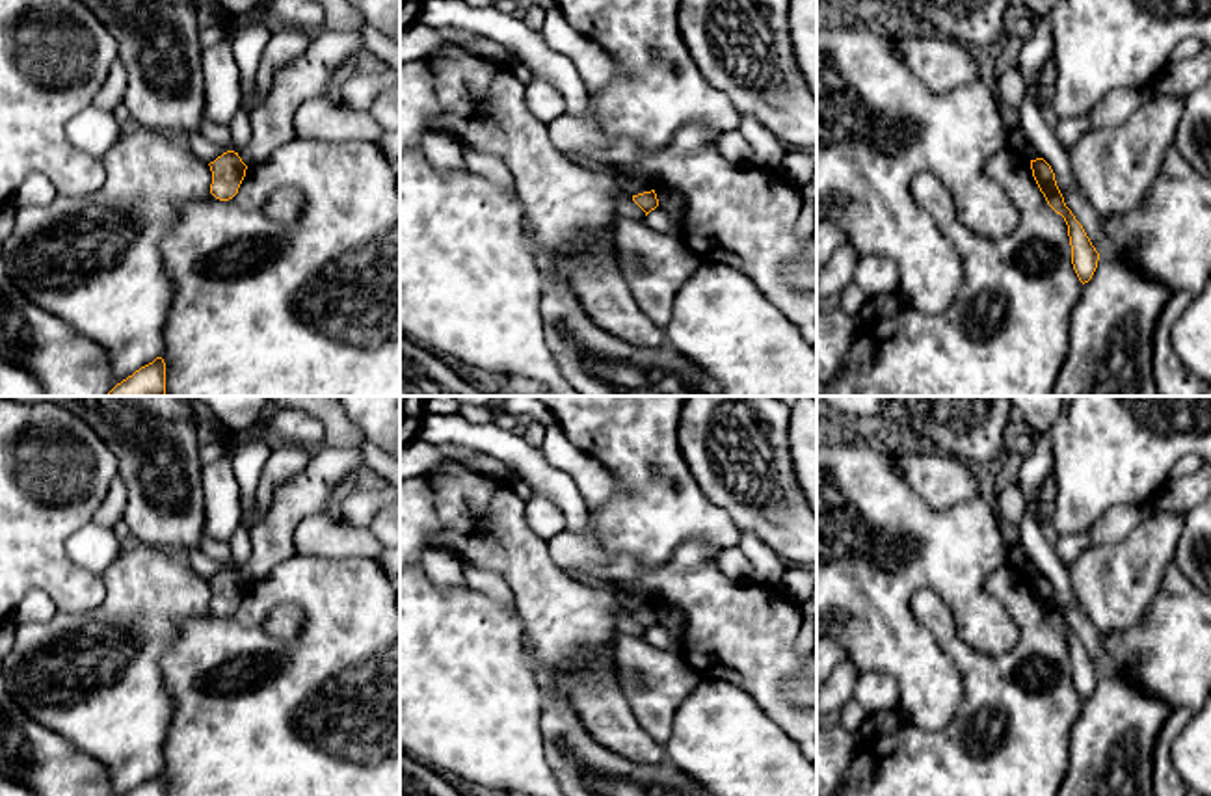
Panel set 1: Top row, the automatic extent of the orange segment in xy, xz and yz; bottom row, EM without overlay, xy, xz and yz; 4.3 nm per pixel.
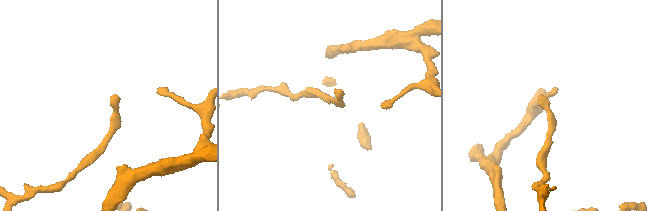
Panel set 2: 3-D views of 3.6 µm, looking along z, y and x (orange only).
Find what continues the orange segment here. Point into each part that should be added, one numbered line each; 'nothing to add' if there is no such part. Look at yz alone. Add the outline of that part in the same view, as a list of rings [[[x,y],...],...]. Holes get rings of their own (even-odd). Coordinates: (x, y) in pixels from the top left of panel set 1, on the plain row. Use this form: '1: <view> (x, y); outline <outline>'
nothing to add

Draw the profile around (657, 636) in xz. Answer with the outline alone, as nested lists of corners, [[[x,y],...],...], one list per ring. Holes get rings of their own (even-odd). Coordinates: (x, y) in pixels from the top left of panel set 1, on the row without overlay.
[[[657,623],[655,627],[651,627],[651,629],[645,632],[644,640],[645,640],[649,645],[659,647],[659,649],[662,649],[662,651],[670,651],[672,645],[673,645],[670,632],[668,632],[660,623]]]

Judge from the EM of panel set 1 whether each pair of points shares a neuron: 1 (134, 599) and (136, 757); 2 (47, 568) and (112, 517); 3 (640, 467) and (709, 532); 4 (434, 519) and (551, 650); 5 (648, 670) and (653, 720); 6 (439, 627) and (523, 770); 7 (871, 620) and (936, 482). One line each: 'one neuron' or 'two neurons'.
1: one neuron
2: two neurons
3: one neuron
4: one neuron
5: one neuron
6: one neuron
7: two neurons

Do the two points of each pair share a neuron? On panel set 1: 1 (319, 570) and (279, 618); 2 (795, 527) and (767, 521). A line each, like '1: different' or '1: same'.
1: different
2: same

